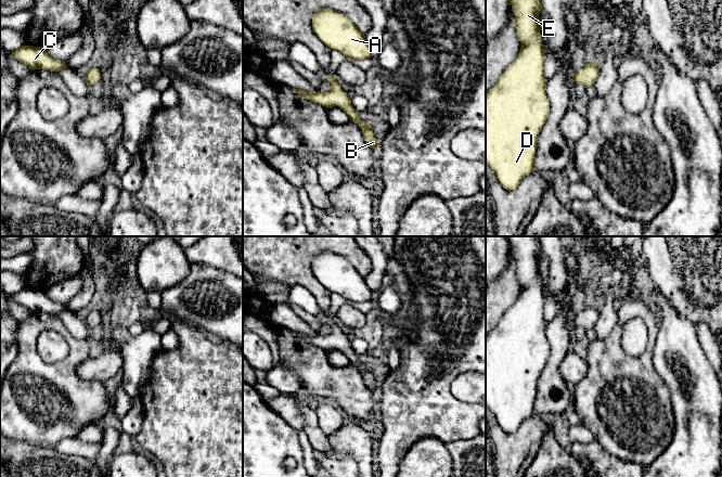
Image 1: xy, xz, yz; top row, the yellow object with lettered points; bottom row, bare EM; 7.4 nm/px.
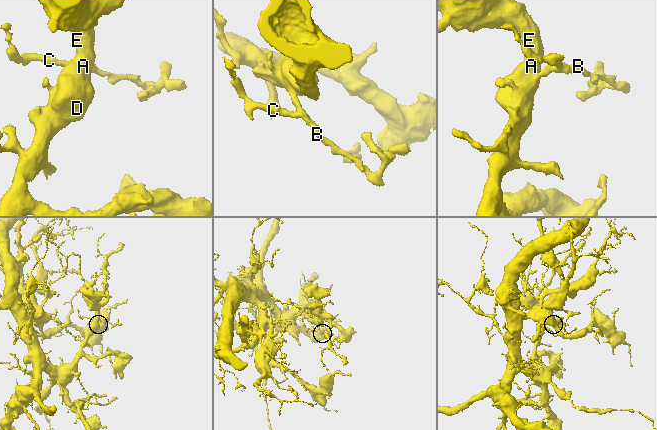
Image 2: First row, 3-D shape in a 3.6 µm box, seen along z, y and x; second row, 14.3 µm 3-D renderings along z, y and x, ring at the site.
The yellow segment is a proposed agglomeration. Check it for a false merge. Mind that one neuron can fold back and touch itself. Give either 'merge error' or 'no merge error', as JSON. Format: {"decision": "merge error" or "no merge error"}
{"decision": "no merge error"}

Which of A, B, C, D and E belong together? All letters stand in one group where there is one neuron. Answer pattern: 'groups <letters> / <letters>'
groups A B C D E

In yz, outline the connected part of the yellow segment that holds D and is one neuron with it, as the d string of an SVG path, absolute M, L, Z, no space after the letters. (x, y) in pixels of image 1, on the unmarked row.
M505 236L515 259L515 271L521 286L514 305L503 314L495 327L486 337L486 405L491 410L499 426L506 433L516 431L523 422L534 414L536 392L539 375L547 362L550 345L543 315L545 297L539 270L542 246L539 236Z

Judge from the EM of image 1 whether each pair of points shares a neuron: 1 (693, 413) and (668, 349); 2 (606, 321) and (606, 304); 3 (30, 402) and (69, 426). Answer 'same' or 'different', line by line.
1: same
2: same
3: same

